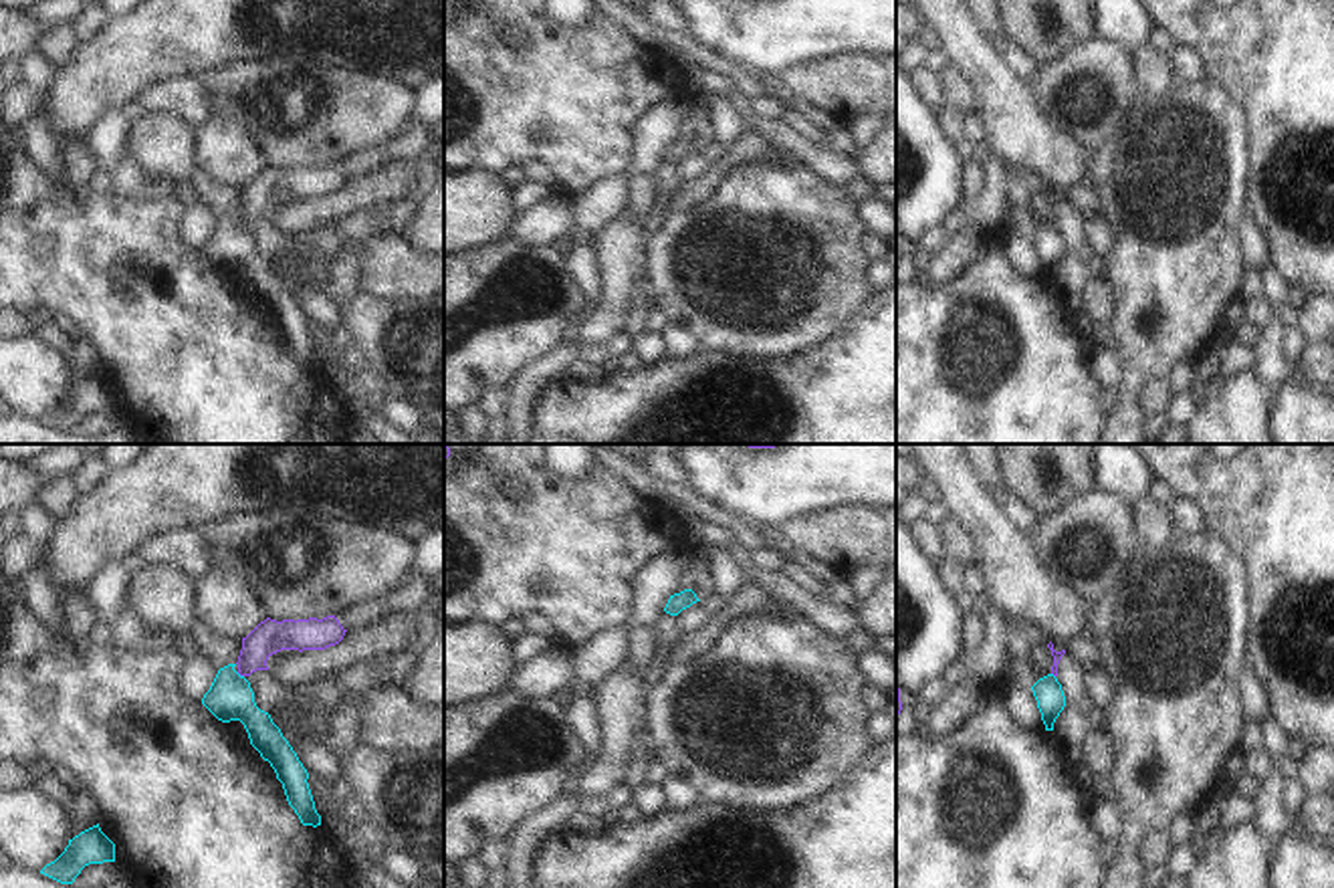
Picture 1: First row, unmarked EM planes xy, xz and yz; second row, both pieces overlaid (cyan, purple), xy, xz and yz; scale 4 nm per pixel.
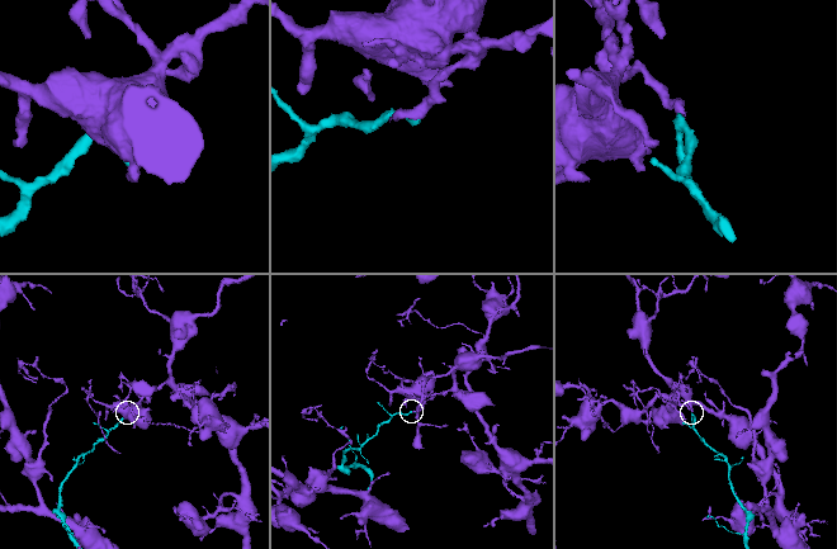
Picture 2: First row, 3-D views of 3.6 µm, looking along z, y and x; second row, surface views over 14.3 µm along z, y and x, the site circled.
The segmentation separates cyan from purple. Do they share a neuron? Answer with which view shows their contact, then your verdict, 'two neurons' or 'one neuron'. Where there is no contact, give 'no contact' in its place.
xy | two neurons

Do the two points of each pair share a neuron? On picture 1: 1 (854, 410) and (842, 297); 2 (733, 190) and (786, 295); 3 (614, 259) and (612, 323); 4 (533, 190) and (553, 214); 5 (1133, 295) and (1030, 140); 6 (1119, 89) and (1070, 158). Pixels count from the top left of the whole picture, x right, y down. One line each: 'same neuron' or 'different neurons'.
1: different neurons
2: same neuron
3: same neuron
4: different neurons
5: different neurons
6: different neurons

